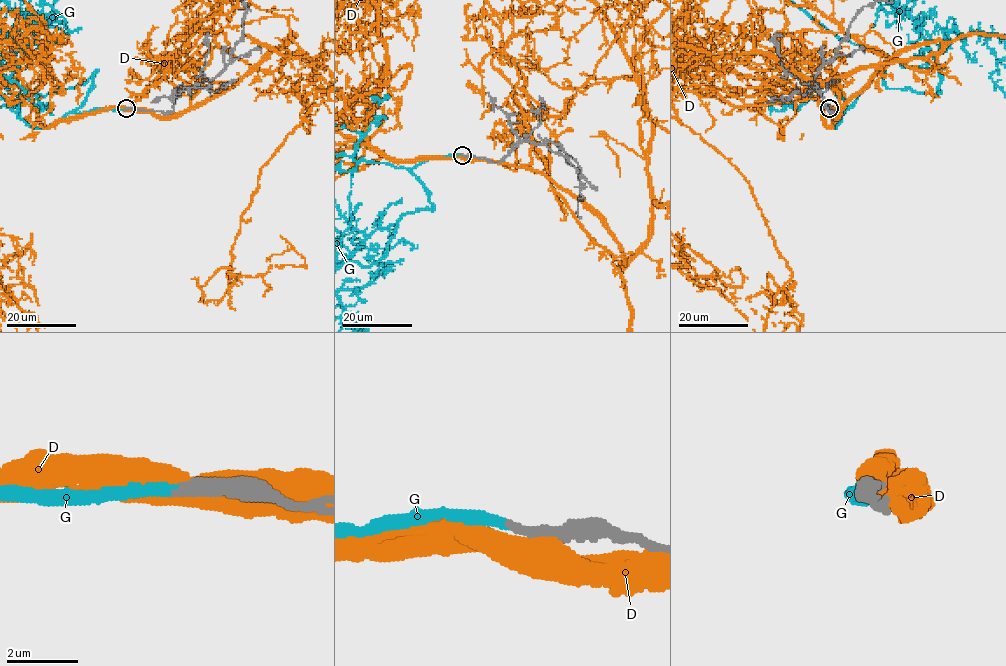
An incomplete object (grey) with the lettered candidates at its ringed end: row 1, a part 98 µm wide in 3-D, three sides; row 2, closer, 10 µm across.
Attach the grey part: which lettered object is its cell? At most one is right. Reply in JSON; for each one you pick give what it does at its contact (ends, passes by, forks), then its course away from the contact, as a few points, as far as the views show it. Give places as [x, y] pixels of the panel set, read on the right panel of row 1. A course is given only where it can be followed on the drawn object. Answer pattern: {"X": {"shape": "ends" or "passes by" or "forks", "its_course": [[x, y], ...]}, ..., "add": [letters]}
{"G": {"shape": "ends", "its_course": [[829, 109], [880, 70], [887, 88], [940, 94], [940, 67], [839, 39]]}, "add": ["G"]}

